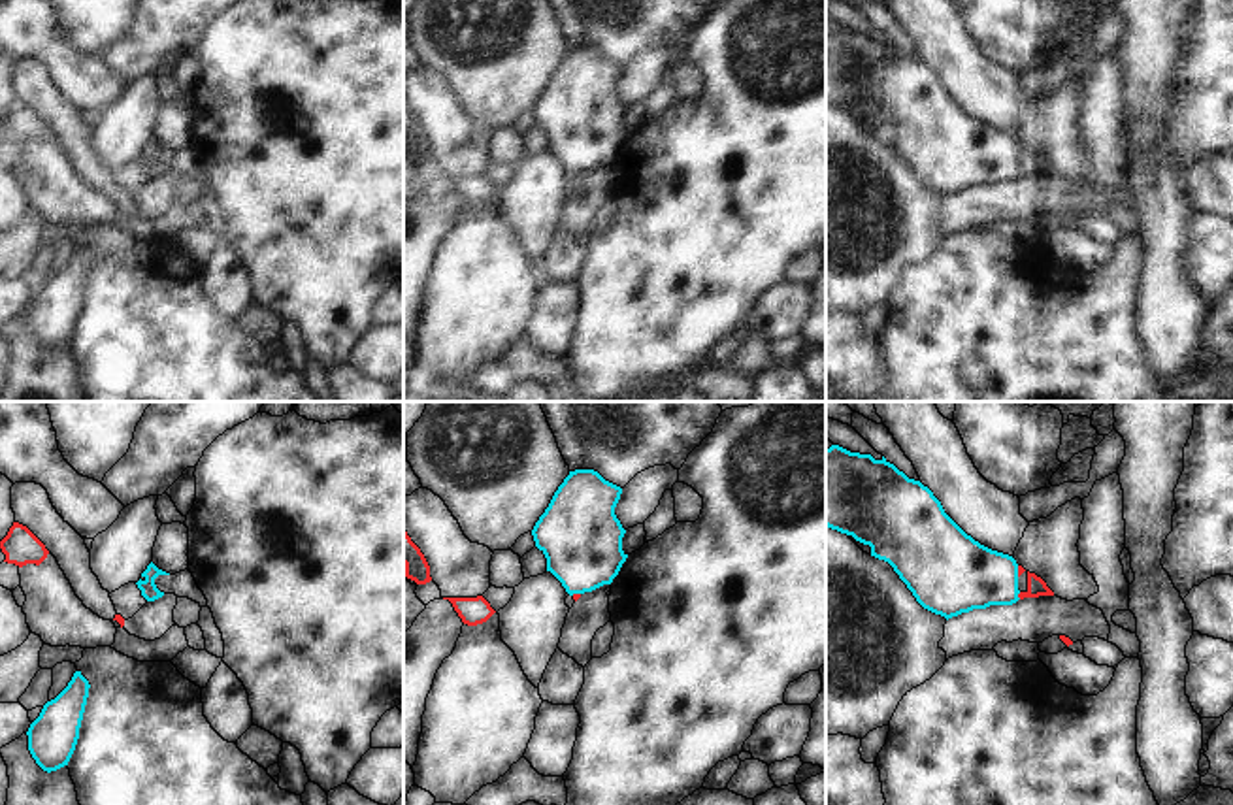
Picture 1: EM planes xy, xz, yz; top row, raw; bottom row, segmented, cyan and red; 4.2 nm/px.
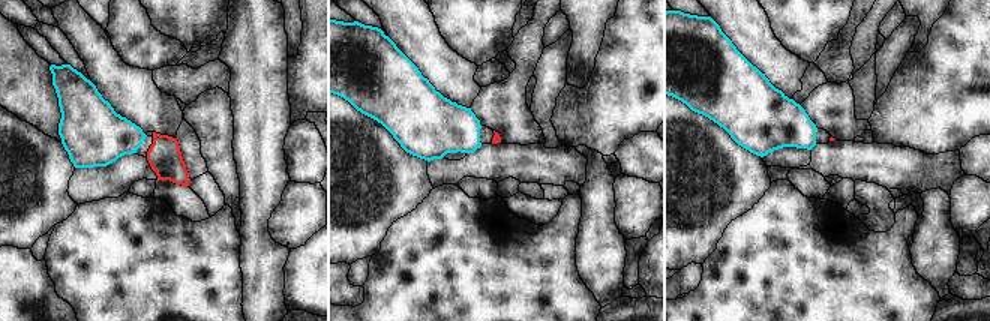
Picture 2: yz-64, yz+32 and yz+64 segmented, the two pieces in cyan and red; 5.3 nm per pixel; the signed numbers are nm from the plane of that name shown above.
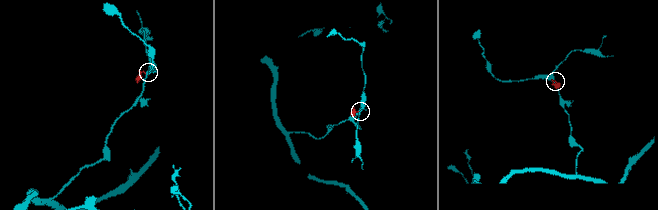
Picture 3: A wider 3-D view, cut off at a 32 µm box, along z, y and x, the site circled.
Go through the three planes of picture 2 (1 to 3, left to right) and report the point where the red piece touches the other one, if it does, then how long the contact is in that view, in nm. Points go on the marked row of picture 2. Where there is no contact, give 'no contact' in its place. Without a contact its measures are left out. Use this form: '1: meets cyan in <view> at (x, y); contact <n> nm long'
1: no contact
2: no contact
3: no contact

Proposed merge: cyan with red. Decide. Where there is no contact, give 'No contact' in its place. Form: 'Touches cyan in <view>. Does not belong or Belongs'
Touches cyan in yz. Does not belong

